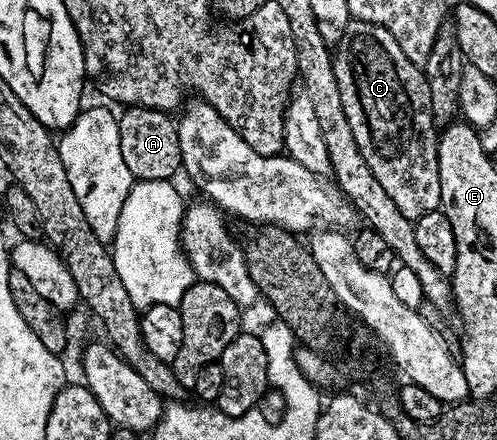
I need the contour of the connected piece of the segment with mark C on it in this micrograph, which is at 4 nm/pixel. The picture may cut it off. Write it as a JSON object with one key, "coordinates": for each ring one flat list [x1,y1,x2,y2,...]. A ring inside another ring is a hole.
{"coordinates":[[351,19,344,38,333,49,336,86,340,86,340,98,344,101,344,114,348,114,348,126,352,126,352,138,368,162,368,170,376,174,376,182,384,186,384,194,396,202,400,214,410,220,419,220,424,214,441,209,440,174,438,173,438,138,432,120,432,103,429,98,429,82,426,73,400,50,400,42,384,26,372,22]]}

